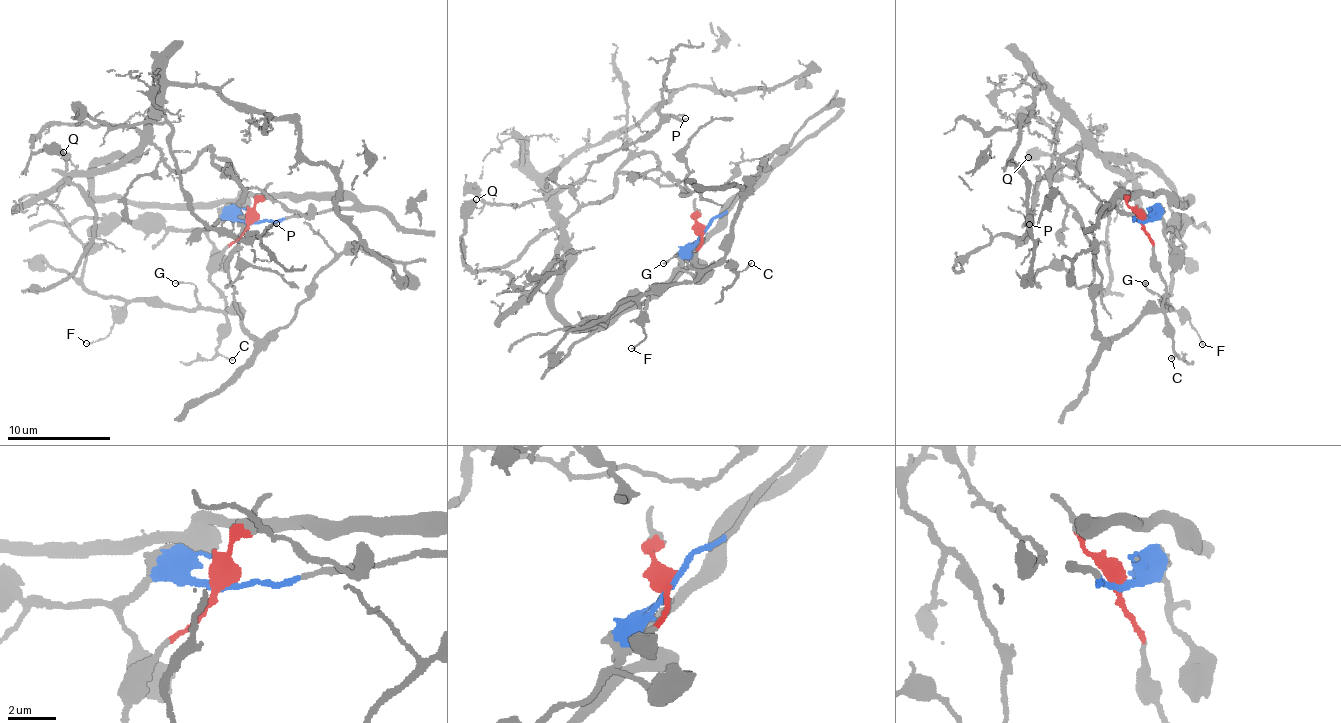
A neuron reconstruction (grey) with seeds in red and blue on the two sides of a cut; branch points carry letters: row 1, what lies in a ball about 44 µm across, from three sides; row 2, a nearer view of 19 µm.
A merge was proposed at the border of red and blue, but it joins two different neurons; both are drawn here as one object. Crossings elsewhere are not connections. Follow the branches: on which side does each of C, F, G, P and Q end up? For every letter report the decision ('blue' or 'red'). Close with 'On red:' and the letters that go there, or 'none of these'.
C: red
F: red
G: red
P: blue
Q: blue
On red: C, F, G

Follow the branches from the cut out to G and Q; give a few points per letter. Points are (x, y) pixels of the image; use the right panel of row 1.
G: (1142, 221), (1166, 289), (1163, 310), (1162, 300), (1143, 285), (1146, 283)
Q: (1142, 221), (1116, 196), (1189, 198), (1149, 168), (1104, 157), (1090, 128), (1104, 127), (1060, 156), (1029, 158)

